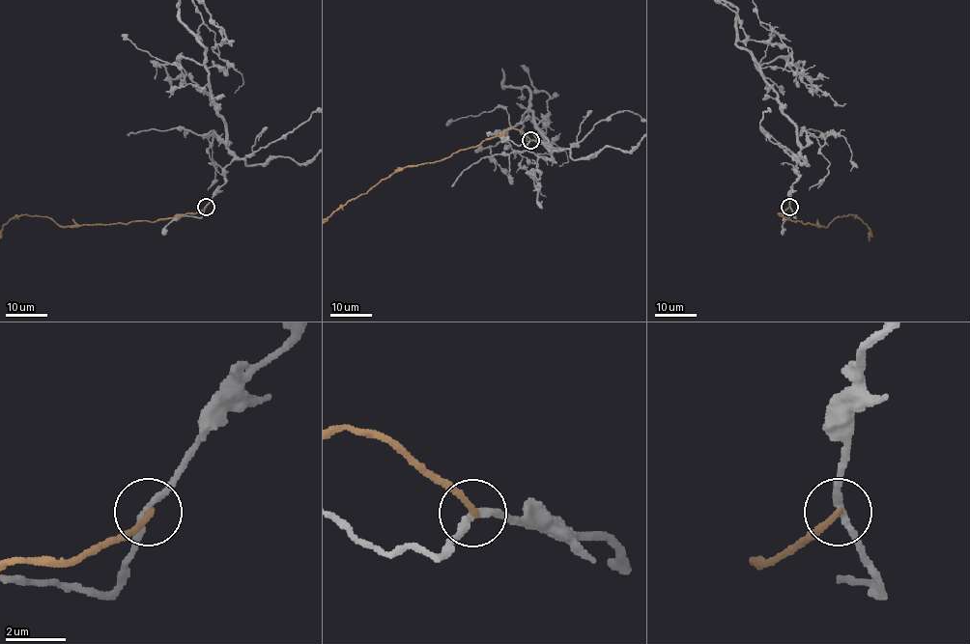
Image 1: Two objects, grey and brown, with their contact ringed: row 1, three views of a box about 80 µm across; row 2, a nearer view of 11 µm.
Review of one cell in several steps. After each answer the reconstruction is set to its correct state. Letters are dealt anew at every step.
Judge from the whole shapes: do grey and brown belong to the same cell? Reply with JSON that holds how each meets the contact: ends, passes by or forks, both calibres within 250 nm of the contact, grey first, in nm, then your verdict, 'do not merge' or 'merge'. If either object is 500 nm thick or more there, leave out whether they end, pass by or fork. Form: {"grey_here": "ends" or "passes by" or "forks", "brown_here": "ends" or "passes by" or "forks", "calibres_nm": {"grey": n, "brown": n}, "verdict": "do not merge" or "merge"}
{"grey_here": "passes by", "brown_here": "ends", "calibres_nm": {"grey": 200, "brown": 200}, "verdict": "do not merge"}

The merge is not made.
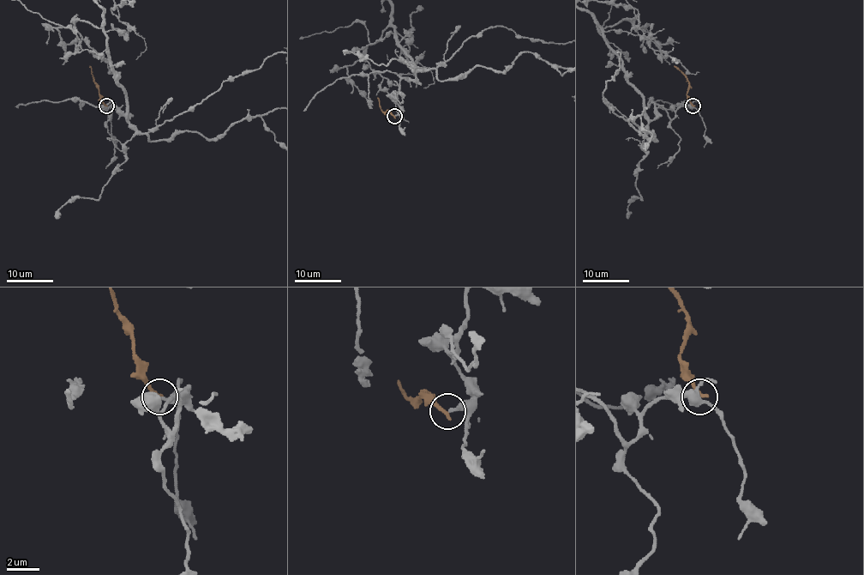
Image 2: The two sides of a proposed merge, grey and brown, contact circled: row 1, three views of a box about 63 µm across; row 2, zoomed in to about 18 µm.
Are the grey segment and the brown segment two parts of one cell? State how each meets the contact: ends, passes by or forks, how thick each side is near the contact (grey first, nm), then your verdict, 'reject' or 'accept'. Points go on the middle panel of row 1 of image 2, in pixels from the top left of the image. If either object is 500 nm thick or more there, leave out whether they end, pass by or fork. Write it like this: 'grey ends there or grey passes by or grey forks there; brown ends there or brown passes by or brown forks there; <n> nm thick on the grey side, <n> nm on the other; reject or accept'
grey ends there; brown ends there; 280 nm thick on the grey side, 240 nm on the other; reject

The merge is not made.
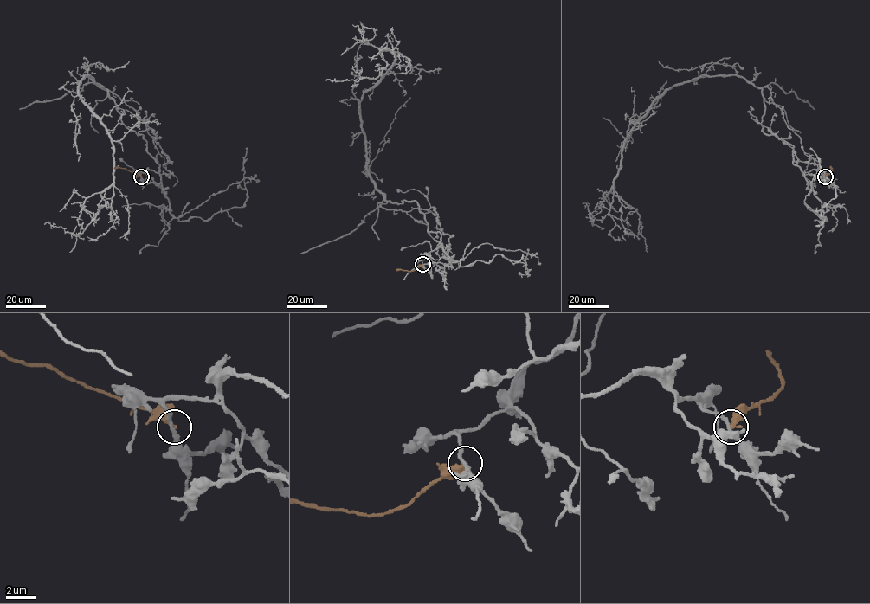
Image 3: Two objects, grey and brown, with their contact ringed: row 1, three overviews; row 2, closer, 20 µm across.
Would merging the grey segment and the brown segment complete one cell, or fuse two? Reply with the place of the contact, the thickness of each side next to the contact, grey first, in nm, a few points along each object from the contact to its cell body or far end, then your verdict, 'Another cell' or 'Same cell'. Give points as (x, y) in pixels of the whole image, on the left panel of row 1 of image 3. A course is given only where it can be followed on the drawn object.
Place: (141, 176). Thickness 240 nm (grey) against 360 nm. Course of grey: (141, 176), (159, 170), (143, 136), (85, 75), (78, 94), (112, 140), (114, 182), (81, 234), (44, 224). Course of brown: (141, 176), (124, 168), (114, 168). Another cell

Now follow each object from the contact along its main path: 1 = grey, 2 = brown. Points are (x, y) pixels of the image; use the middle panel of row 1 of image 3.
1: (422, 264), (441, 234), (366, 165), (359, 100), (396, 53), (376, 78), (325, 80)
2: (422, 264), (412, 271), (397, 269), (396, 272)

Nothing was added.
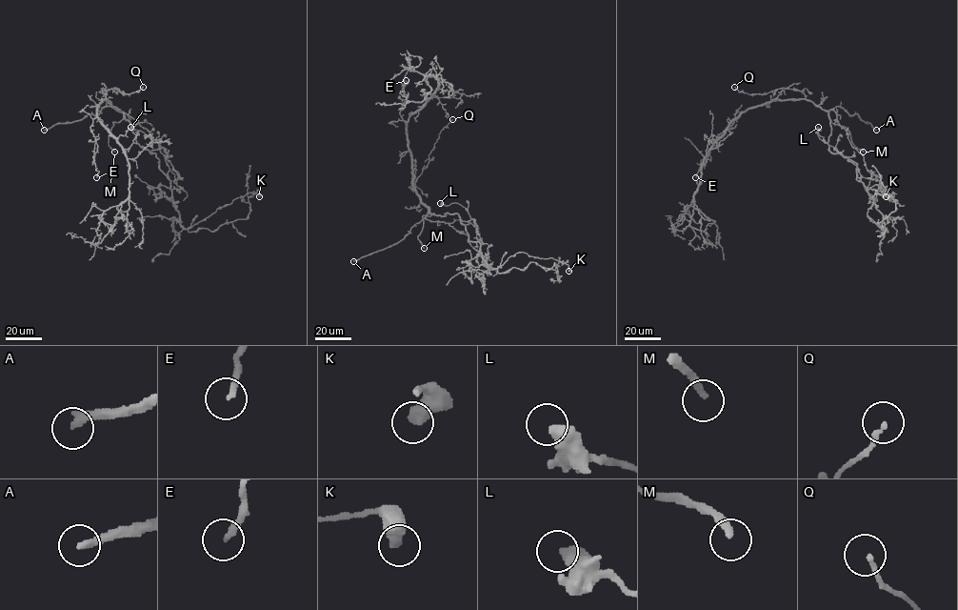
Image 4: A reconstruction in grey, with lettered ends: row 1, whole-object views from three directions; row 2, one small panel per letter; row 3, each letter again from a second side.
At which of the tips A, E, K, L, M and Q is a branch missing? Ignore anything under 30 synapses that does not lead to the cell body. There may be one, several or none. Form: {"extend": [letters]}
{"extend": ["A", "M"]}

